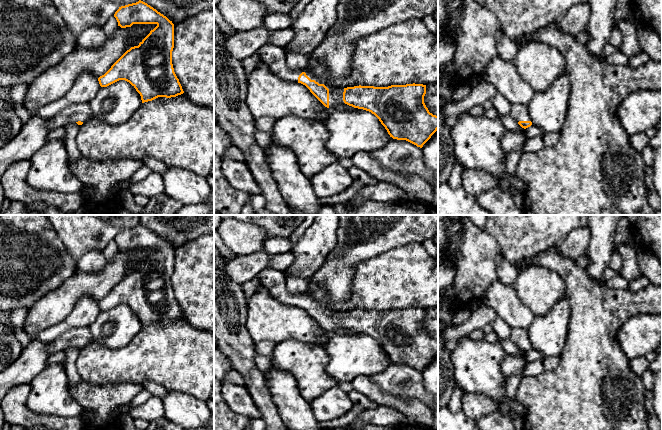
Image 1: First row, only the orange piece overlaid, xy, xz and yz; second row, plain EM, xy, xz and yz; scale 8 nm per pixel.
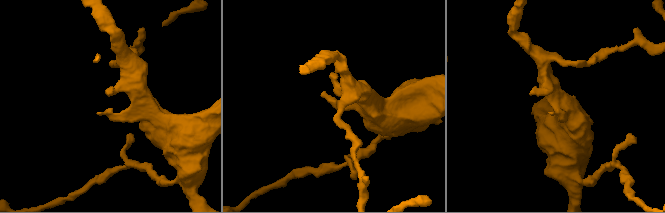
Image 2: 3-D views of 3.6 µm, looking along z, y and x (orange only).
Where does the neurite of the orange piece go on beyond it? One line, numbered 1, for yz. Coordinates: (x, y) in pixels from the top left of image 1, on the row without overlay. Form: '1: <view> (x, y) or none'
1: yz (519, 336)

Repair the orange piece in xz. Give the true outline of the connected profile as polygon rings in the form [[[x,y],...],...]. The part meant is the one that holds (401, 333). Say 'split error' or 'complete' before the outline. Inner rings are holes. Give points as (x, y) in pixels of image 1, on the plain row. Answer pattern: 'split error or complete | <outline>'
split error | [[[266,268],[259,272],[258,277],[261,285],[267,289],[272,298],[283,304],[305,309],[325,331],[334,334],[338,328],[347,328],[354,332],[371,336],[379,343],[393,363],[406,364],[417,371],[422,372],[438,354],[438,340],[430,337],[424,327],[426,309],[413,307],[406,309],[391,309],[388,311],[359,309],[344,313],[333,312],[312,299],[307,292],[302,294],[291,294],[287,290],[286,276],[282,271]]]

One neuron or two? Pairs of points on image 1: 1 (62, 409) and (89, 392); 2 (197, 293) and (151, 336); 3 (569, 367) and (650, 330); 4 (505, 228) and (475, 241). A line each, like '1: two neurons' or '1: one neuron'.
1: two neurons
2: two neurons
3: two neurons
4: two neurons

